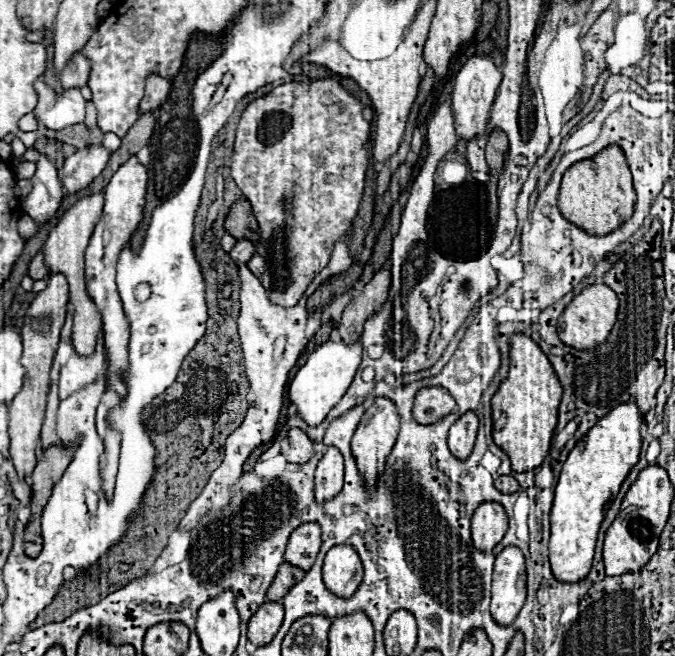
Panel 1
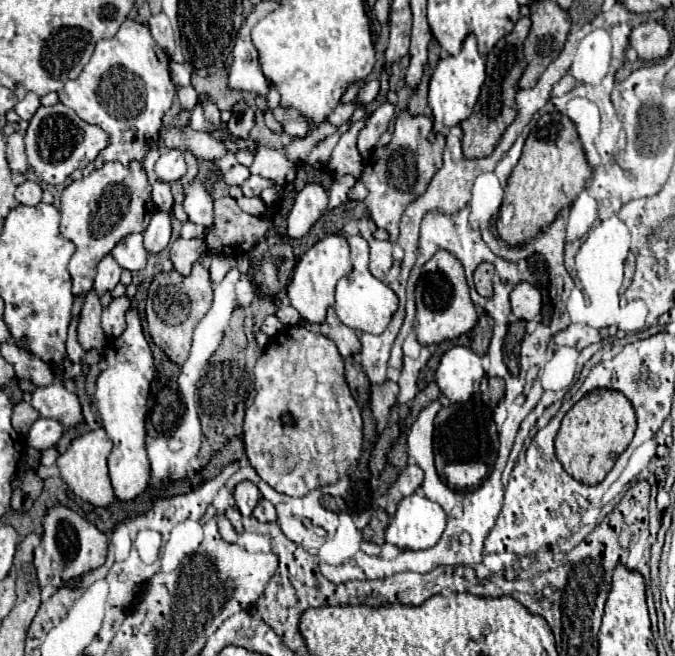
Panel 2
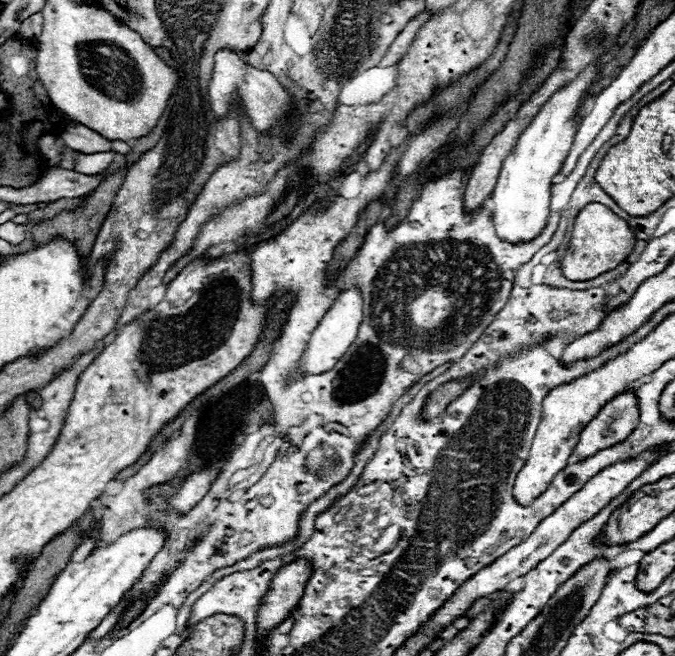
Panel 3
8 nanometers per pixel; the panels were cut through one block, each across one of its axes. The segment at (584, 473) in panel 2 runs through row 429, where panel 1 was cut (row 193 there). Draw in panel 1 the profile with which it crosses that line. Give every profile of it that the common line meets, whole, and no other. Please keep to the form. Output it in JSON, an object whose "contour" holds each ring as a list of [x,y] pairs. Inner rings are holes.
{"contour":[[[616,146],[604,148],[604,152],[598,152],[592,160],[574,164],[562,178],[558,196],[562,216],[592,236],[606,236],[618,230],[632,216],[634,204],[636,192],[632,186],[632,176],[622,150]]]}

